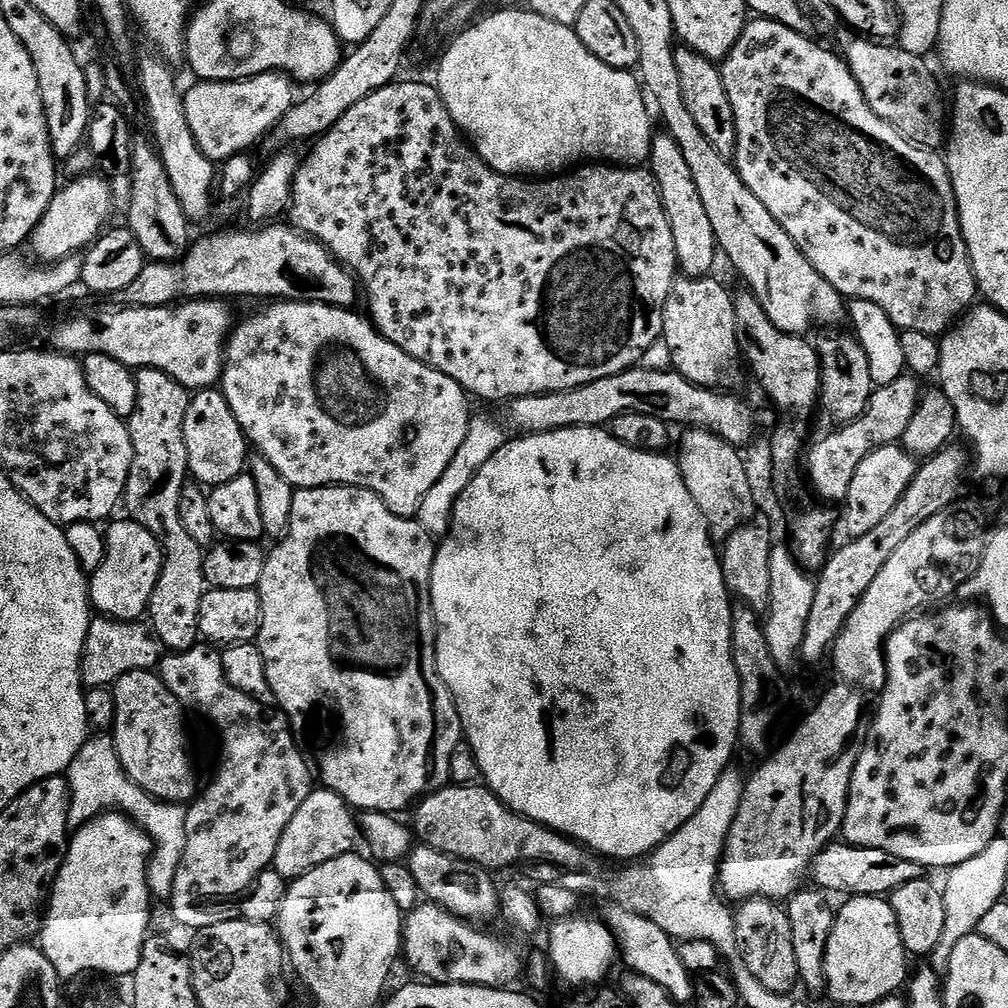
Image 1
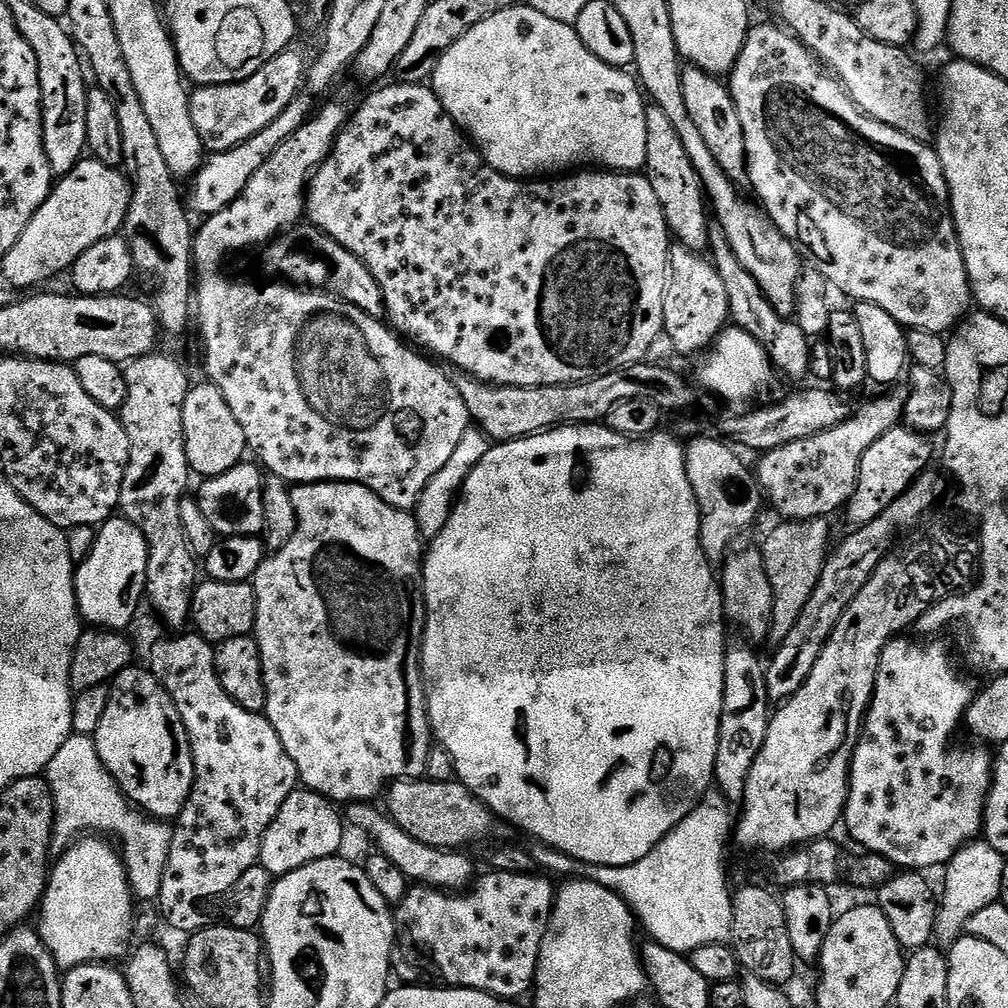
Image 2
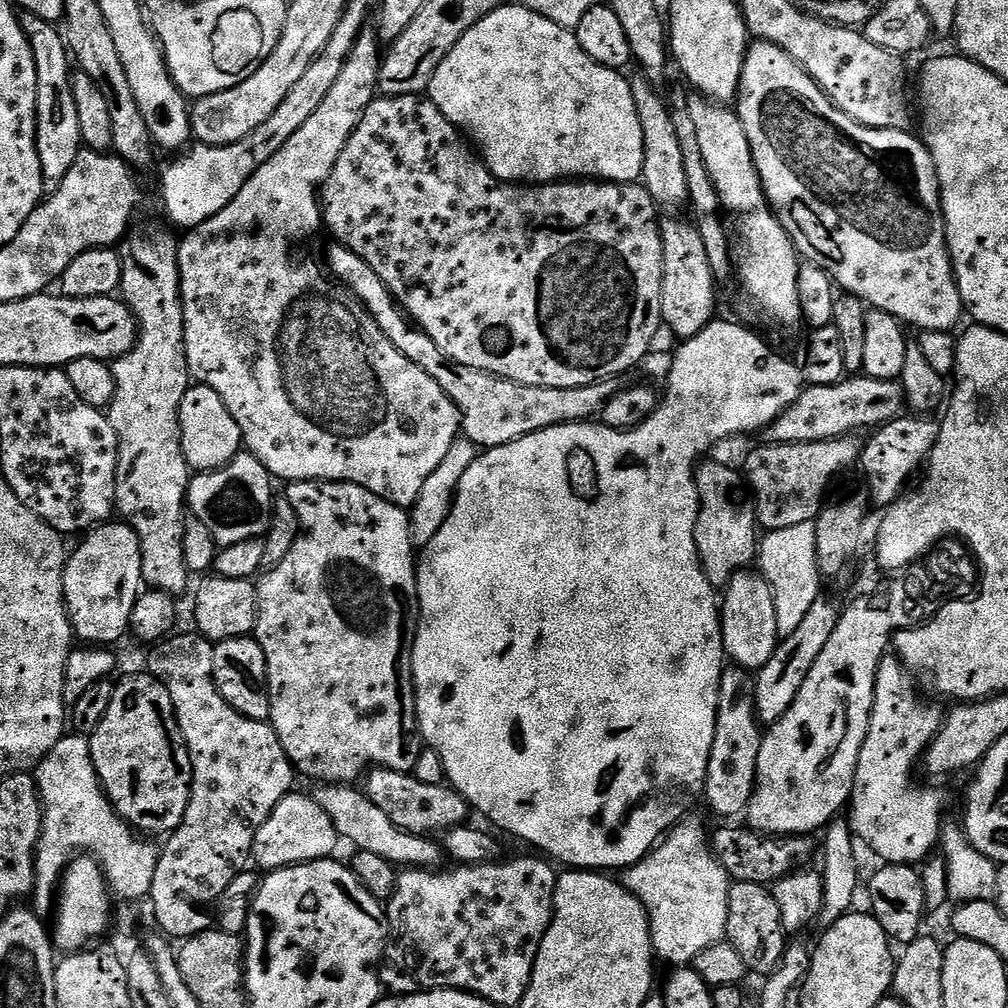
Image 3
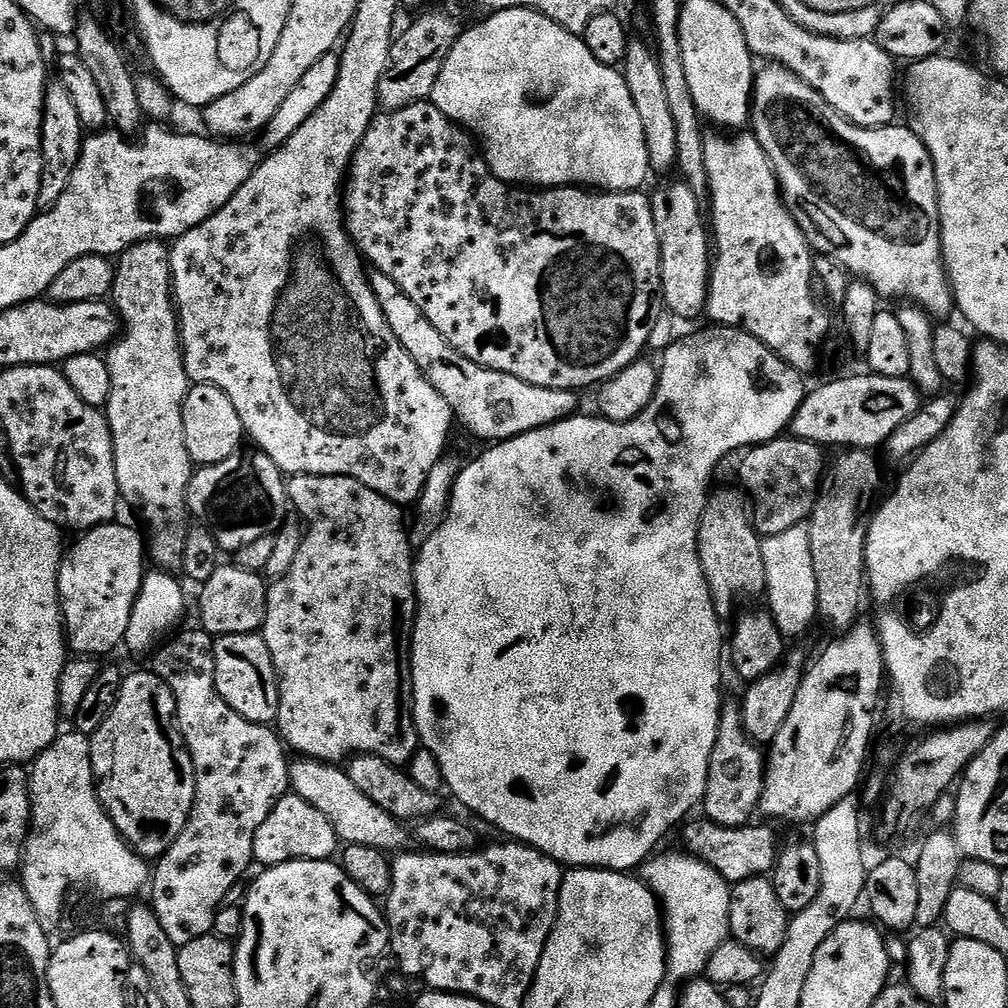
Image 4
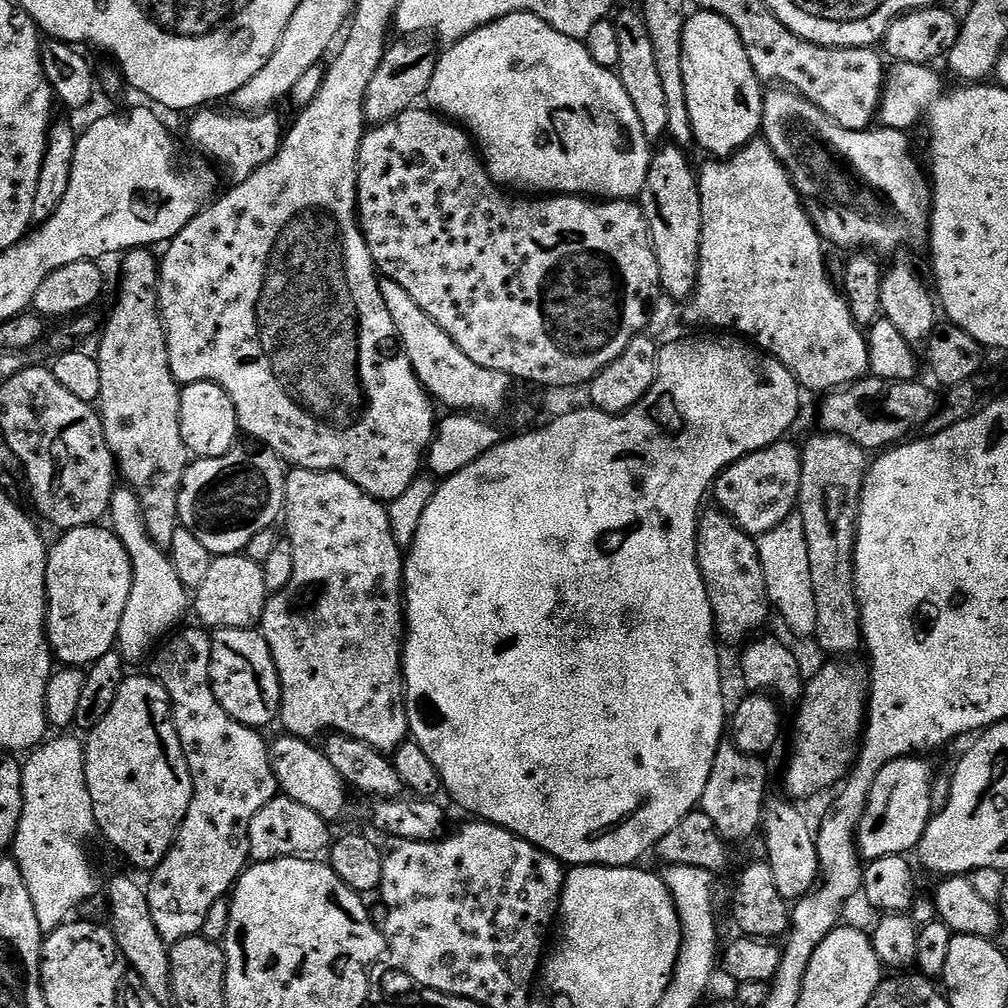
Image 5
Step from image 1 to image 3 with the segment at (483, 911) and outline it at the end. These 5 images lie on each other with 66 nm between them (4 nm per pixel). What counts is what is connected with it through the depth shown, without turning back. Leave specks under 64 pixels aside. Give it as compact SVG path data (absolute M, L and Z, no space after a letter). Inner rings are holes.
M321 783L317 788L320 789L314 792L314 799L318 806L330 814L330 822L334 822L336 832L345 841L349 840L353 849L378 854L391 864L408 868L436 870L445 863L446 853L437 841L435 844L432 836L415 836L394 826L394 822L390 822L390 818L386 818L386 814L382 814L382 810L378 810L378 806L374 806L359 787Z

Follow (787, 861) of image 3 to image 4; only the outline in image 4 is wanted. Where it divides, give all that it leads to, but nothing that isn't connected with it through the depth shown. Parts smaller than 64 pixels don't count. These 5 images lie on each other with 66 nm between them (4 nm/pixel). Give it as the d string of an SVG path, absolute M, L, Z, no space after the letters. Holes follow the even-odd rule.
M707 818L701 819L701 824L691 820L683 825L683 851L689 856L697 856L699 860L706 862L706 866L718 870L718 874L722 874L722 878L729 885L746 882L746 878L768 876L775 868L782 844L781 841L776 841L774 829L767 828L764 824L756 824L757 822L749 822L739 828L727 828Z

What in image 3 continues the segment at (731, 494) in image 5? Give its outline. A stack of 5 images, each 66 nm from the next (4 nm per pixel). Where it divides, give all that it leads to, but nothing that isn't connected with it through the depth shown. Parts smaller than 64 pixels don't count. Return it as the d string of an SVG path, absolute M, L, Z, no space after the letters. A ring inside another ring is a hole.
M855 435L809 444L770 444L756 448L742 465L748 486L756 501L756 523L768 532L785 530L802 522L815 521L829 499L832 483L843 472L860 463L862 444Z

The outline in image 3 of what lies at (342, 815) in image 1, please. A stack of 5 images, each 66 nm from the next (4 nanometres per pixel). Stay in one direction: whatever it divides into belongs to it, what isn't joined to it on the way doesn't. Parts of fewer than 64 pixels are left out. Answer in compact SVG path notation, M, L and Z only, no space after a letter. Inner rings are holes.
M293 790L274 806L270 818L262 822L258 834L254 838L252 856L264 867L264 870L277 868L293 868L295 864L309 864L315 860L326 860L333 855L336 843L342 837L336 832L334 822L330 822L330 814L318 806L311 795L303 796L299 790Z

